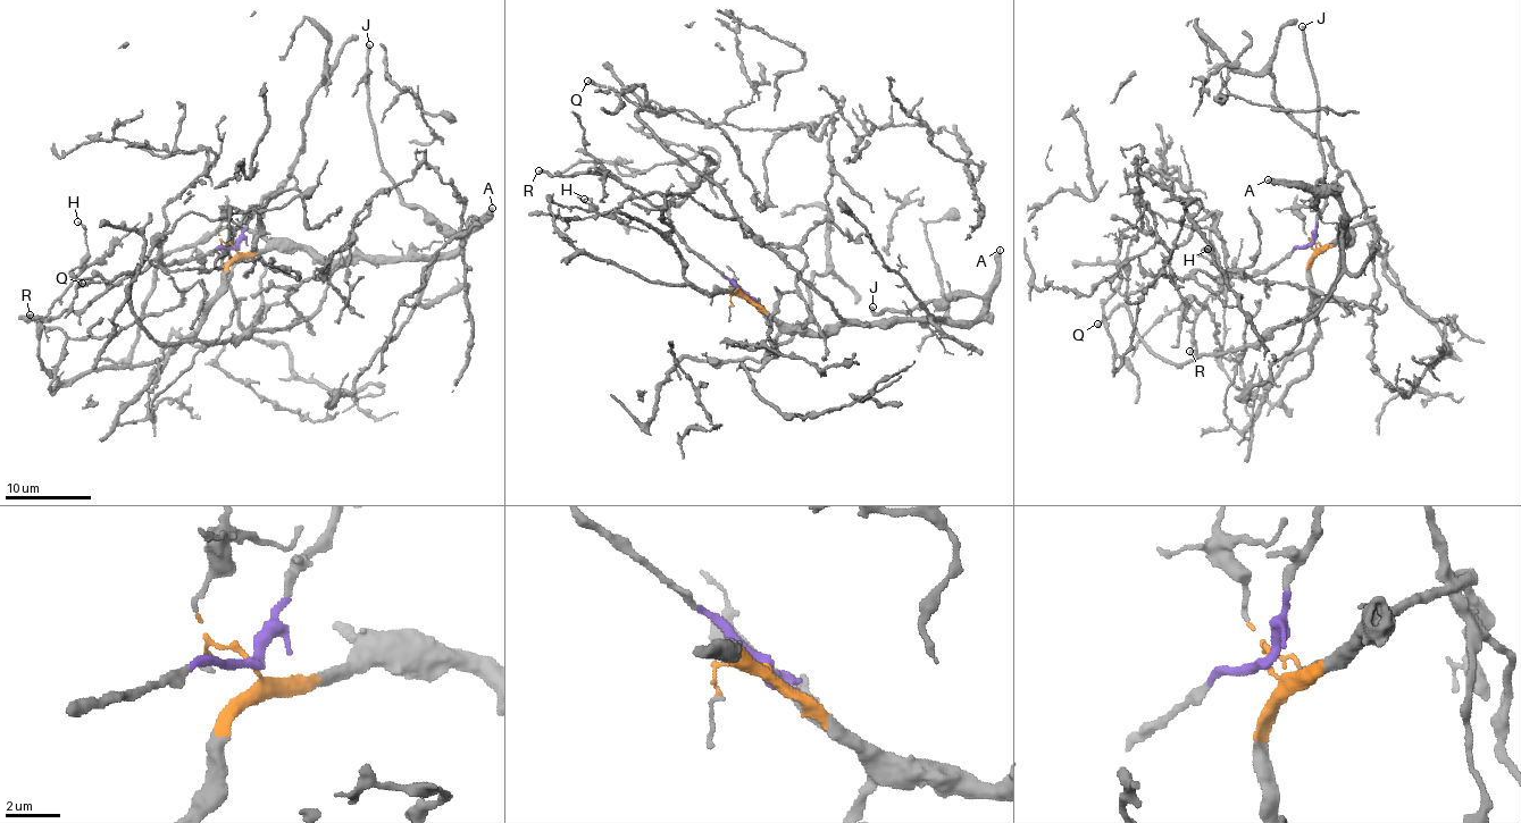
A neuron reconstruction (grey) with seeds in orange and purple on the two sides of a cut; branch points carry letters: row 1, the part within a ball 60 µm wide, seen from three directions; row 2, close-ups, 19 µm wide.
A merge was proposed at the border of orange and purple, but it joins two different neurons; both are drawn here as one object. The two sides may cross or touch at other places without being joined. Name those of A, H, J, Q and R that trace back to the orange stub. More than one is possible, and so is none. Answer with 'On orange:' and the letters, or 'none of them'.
On orange: A, H, J, Q

